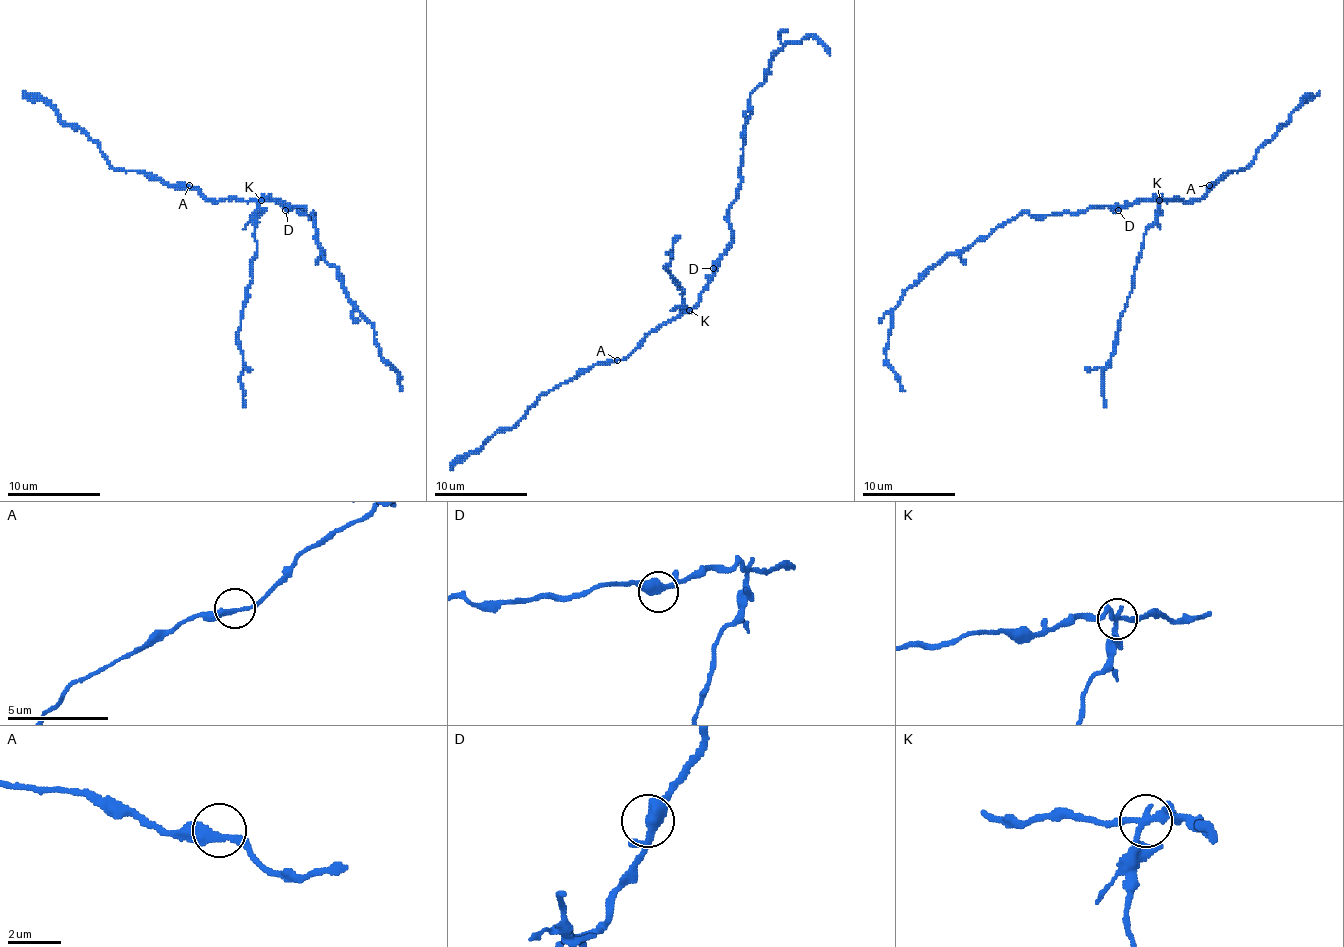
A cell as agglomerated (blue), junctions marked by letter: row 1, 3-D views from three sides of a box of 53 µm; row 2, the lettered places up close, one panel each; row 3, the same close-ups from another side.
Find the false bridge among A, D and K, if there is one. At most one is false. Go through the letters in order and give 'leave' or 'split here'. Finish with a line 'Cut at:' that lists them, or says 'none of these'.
A: leave
D: leave
K: split here
Cut at: K

